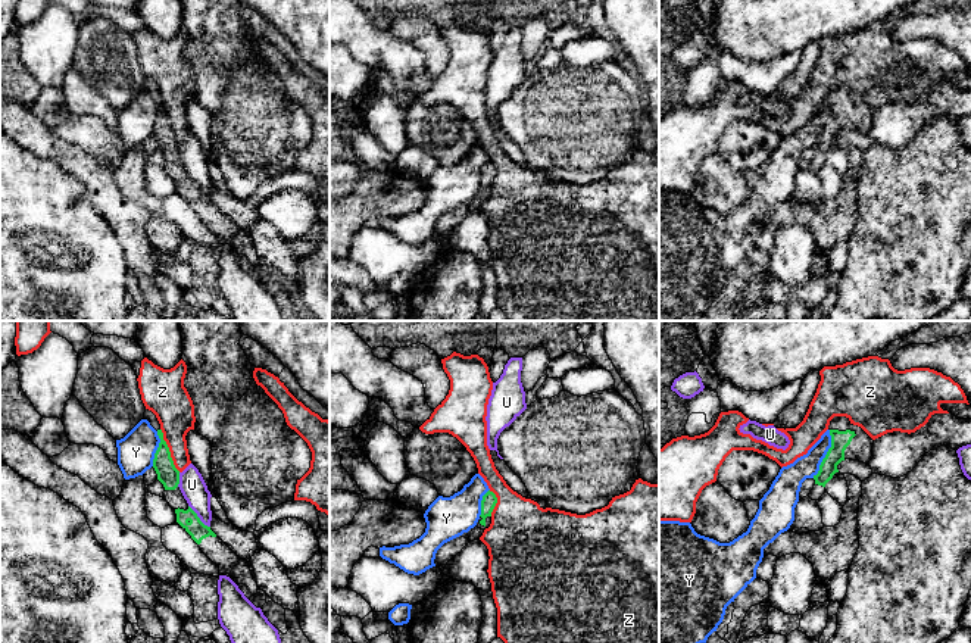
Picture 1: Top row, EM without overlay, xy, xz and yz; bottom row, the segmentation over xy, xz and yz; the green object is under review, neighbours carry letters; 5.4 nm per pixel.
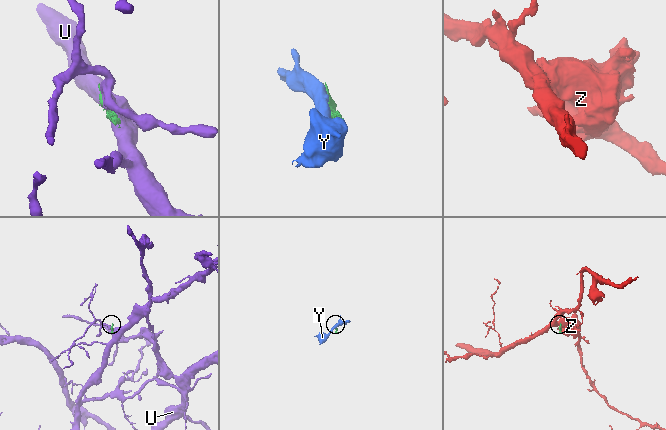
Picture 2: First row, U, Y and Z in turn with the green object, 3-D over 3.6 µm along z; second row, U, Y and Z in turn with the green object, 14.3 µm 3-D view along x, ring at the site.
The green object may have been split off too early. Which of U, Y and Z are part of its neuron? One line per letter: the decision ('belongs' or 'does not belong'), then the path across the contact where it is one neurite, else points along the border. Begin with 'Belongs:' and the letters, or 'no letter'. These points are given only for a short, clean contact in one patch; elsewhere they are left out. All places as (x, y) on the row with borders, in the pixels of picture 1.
Belongs: no letter
U: does not belong
Y: does not belong | along yz (830, 430), (830, 448), (820, 470), (812, 477)
Z: does not belong | along xy (161, 428), (172, 464), (180, 471)

